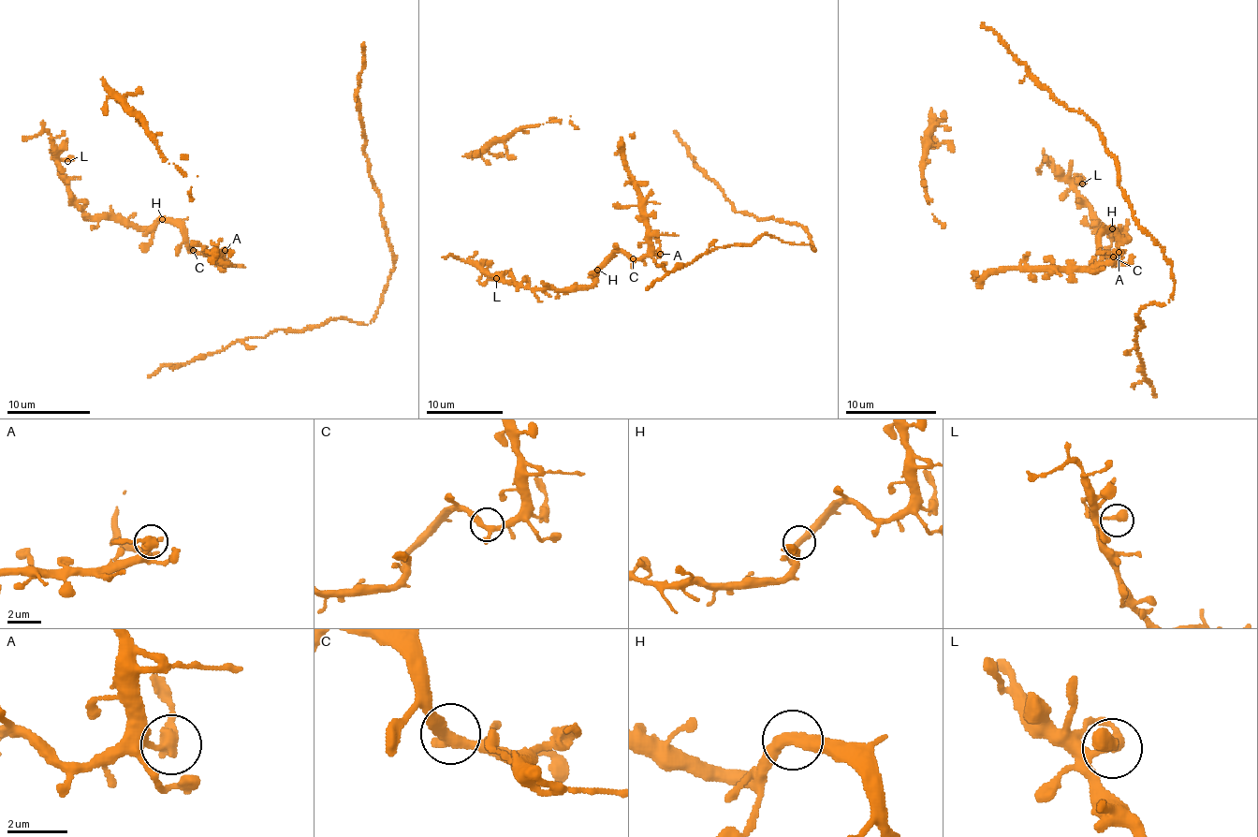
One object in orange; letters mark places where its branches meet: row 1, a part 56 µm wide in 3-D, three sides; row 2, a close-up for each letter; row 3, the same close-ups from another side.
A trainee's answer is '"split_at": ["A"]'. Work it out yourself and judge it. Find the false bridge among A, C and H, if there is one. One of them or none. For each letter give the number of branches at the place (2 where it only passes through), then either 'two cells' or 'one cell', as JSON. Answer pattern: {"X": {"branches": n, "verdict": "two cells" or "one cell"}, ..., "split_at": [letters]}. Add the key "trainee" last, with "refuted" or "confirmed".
{"A": {"branches": 2, "verdict": "one cell"}, "C": {"branches": 2, "verdict": "one cell"}, "H": {"branches": 2, "verdict": "one cell"}, "split_at": [], "trainee": "refuted"}

